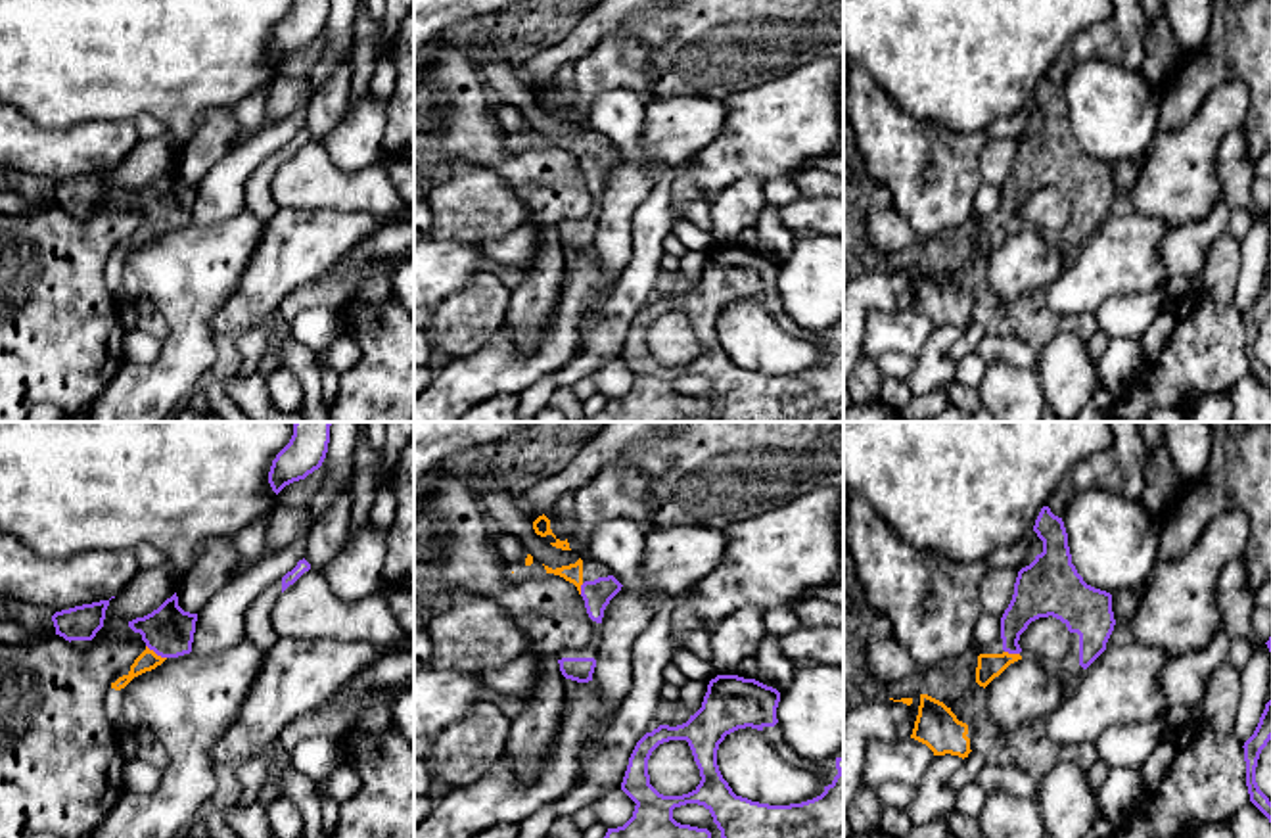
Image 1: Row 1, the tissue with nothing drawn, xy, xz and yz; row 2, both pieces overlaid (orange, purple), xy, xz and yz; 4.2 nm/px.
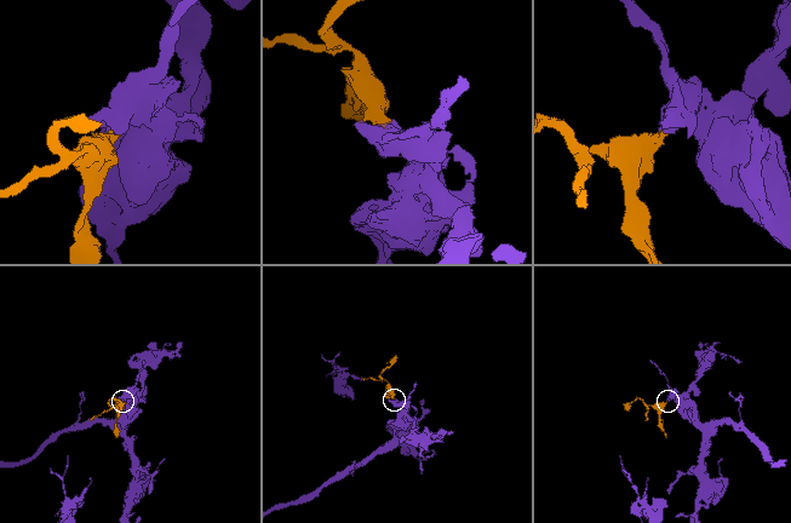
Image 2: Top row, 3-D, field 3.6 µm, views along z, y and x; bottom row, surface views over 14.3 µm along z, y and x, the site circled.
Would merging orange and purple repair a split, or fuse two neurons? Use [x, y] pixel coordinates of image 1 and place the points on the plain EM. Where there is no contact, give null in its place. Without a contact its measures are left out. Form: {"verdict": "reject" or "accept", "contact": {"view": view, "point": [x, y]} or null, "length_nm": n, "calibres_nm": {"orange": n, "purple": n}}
{"verdict": "accept", "contact": {"view": "xy", "point": [154, 223]}, "length_nm": 110, "calibres_nm": {"orange": 90, "purple": 200}}

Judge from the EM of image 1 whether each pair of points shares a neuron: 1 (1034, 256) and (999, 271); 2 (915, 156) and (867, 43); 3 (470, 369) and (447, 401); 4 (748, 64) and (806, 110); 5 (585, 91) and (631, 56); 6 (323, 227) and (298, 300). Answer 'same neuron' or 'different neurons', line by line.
1: same neuron
2: different neurons
3: same neuron
4: different neurons
5: same neuron
6: different neurons

